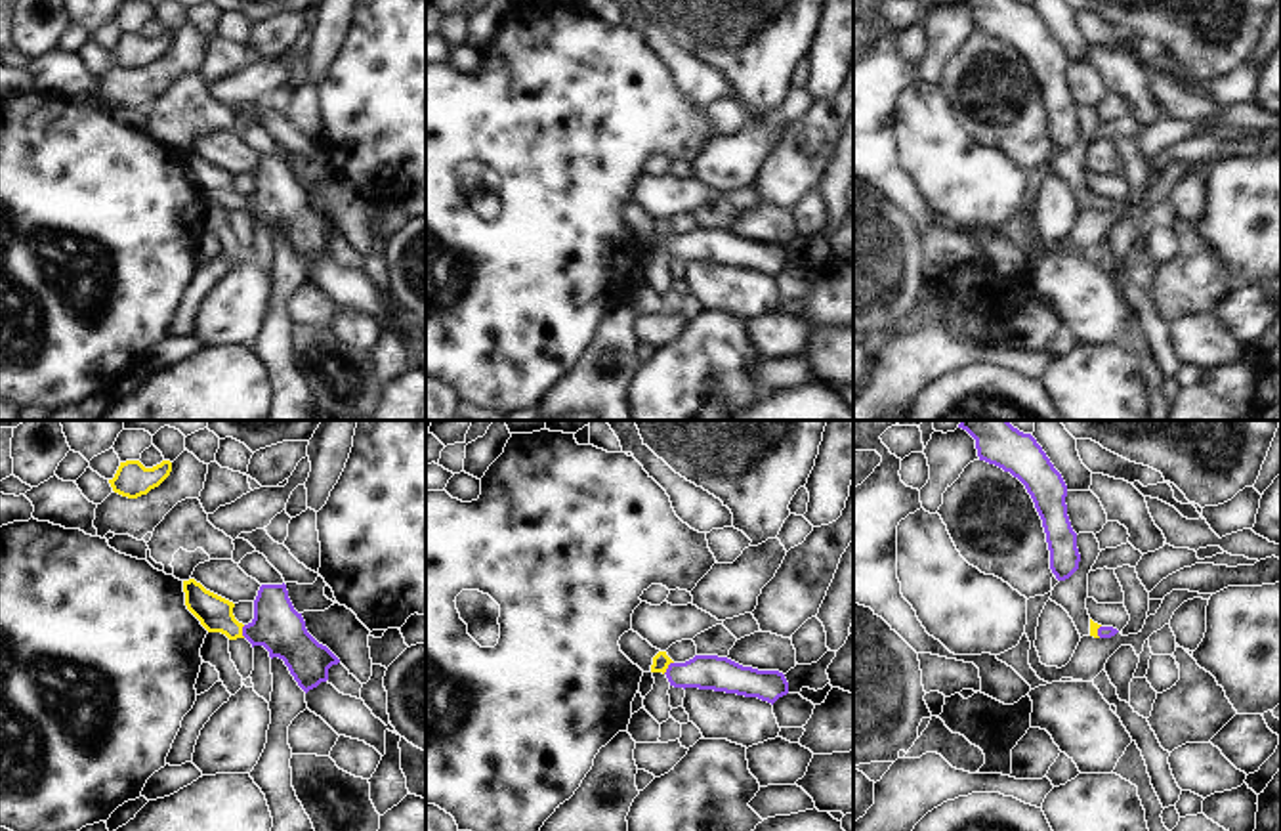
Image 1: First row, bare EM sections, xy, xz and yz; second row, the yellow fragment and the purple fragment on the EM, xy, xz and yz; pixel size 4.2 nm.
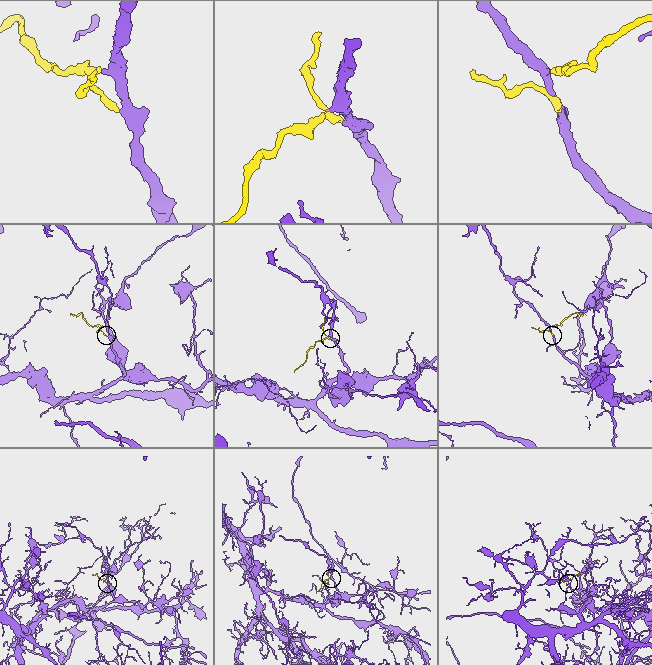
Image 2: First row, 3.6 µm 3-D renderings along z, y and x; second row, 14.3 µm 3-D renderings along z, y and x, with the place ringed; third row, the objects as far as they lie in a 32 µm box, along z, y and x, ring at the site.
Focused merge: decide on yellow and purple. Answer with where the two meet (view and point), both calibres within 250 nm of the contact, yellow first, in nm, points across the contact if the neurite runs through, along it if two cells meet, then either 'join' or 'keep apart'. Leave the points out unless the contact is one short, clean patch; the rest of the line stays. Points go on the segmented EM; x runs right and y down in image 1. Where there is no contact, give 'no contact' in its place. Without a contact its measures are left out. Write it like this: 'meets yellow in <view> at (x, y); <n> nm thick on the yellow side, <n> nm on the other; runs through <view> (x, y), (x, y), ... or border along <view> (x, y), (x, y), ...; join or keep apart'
meets yellow in xz at (667, 667); 70 nm thick on the yellow side, 140 nm on the other; runs through xz (661, 661), (667, 667), (676, 673), (714, 673); join

